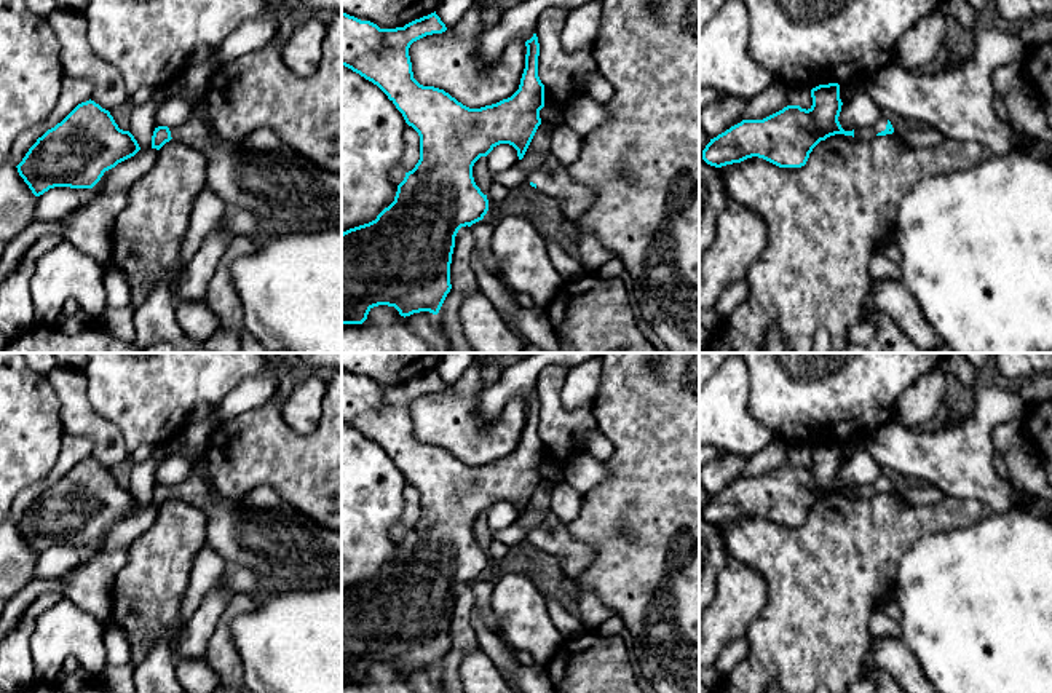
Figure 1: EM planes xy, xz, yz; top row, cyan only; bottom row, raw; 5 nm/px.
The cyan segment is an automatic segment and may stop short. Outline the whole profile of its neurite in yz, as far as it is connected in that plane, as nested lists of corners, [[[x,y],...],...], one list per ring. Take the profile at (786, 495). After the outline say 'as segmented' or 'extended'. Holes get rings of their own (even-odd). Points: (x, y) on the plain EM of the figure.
[[[819,442],[811,447],[813,463],[806,468],[800,463],[787,463],[782,468],[763,477],[742,477],[725,490],[710,497],[702,508],[702,517],[715,525],[741,521],[747,516],[758,514],[779,525],[801,525],[806,522],[813,506],[830,493],[844,492],[859,498],[870,498],[875,493],[892,492],[891,479],[881,474],[875,482],[844,489],[838,479],[841,469],[840,442]]]; extended

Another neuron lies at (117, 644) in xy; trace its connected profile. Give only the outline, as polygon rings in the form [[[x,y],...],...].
[[[113,621],[104,629],[104,648],[107,651],[107,664],[123,666],[131,661],[131,644],[128,634]]]

